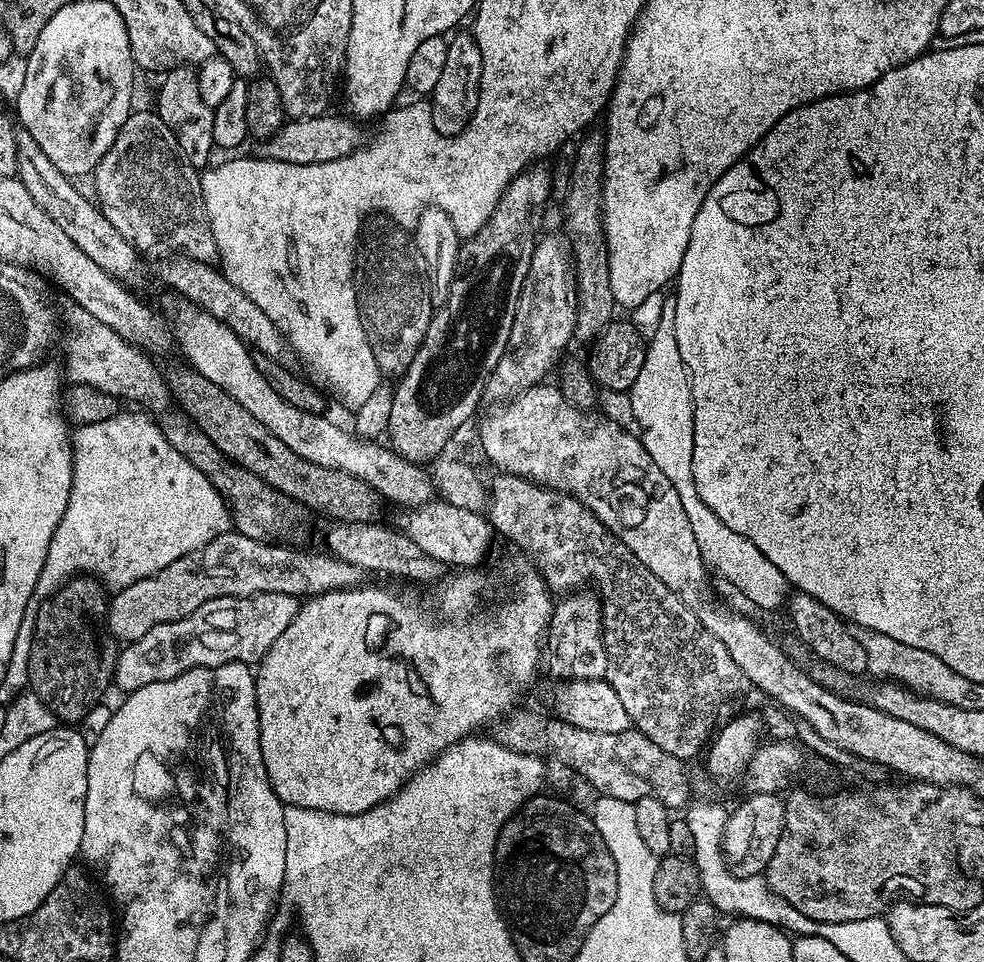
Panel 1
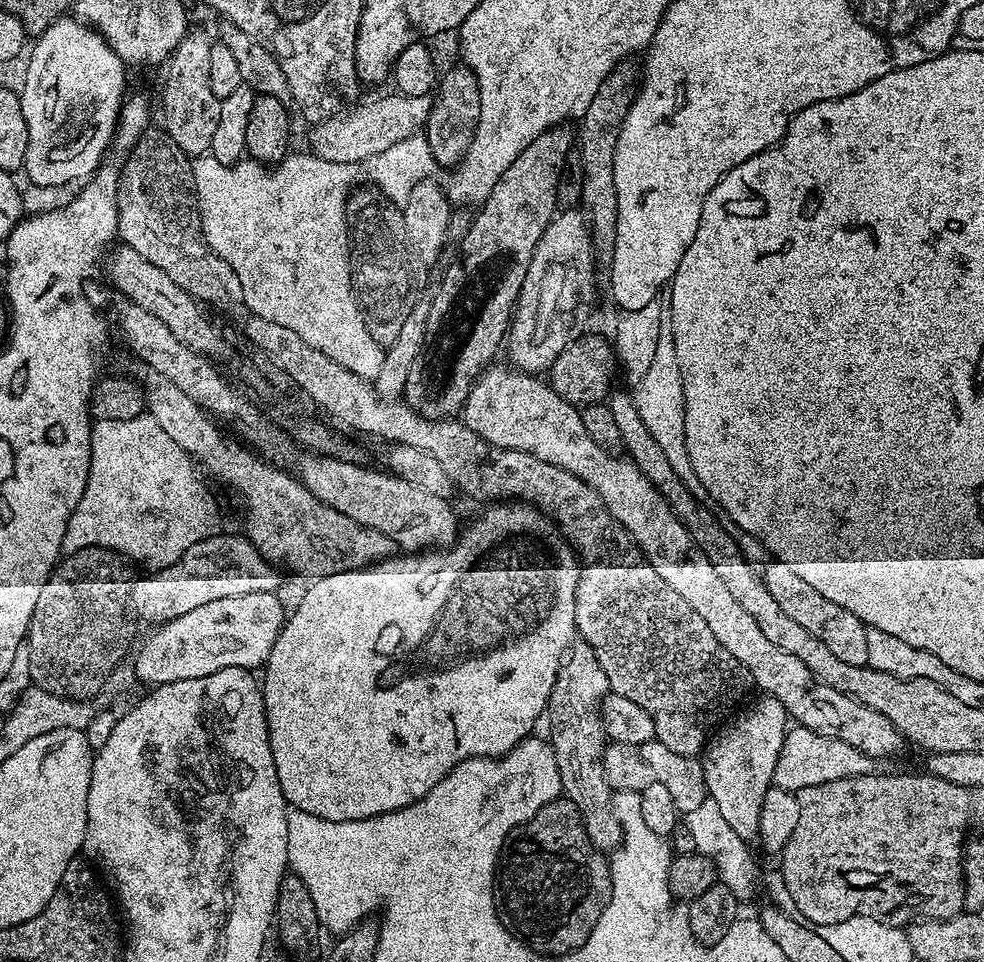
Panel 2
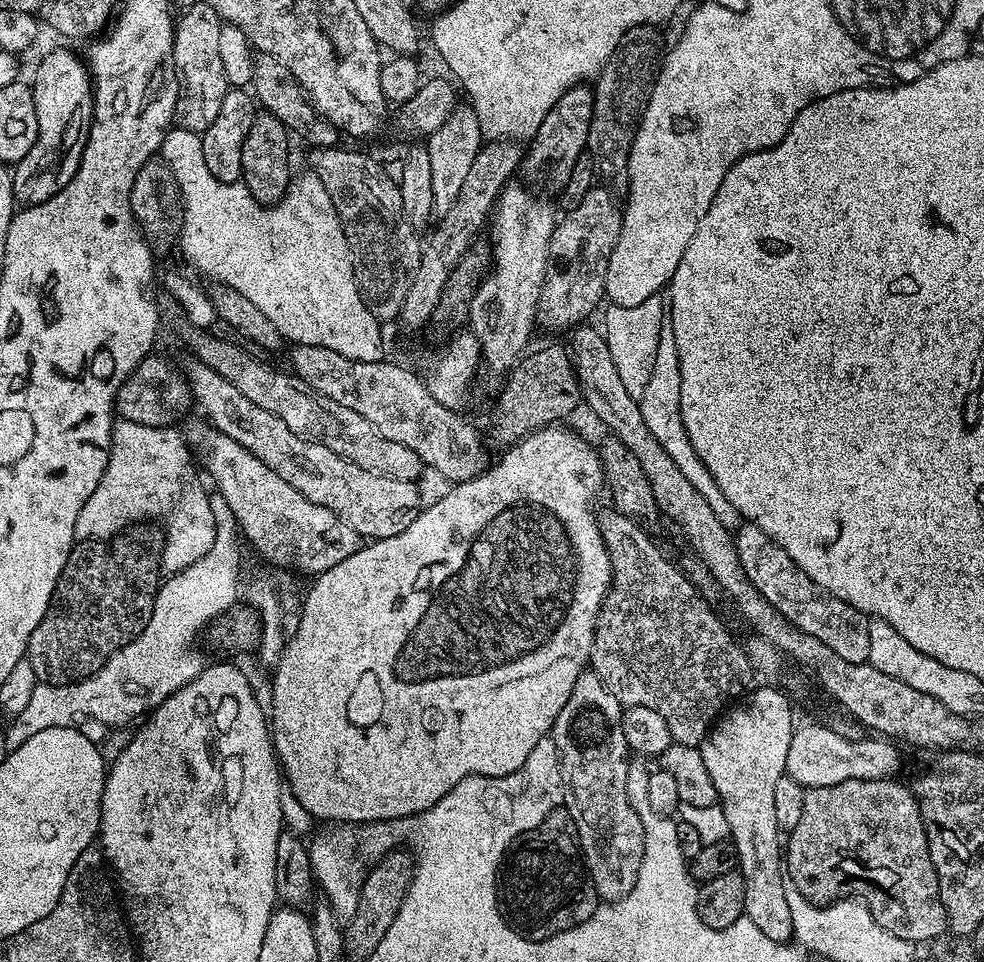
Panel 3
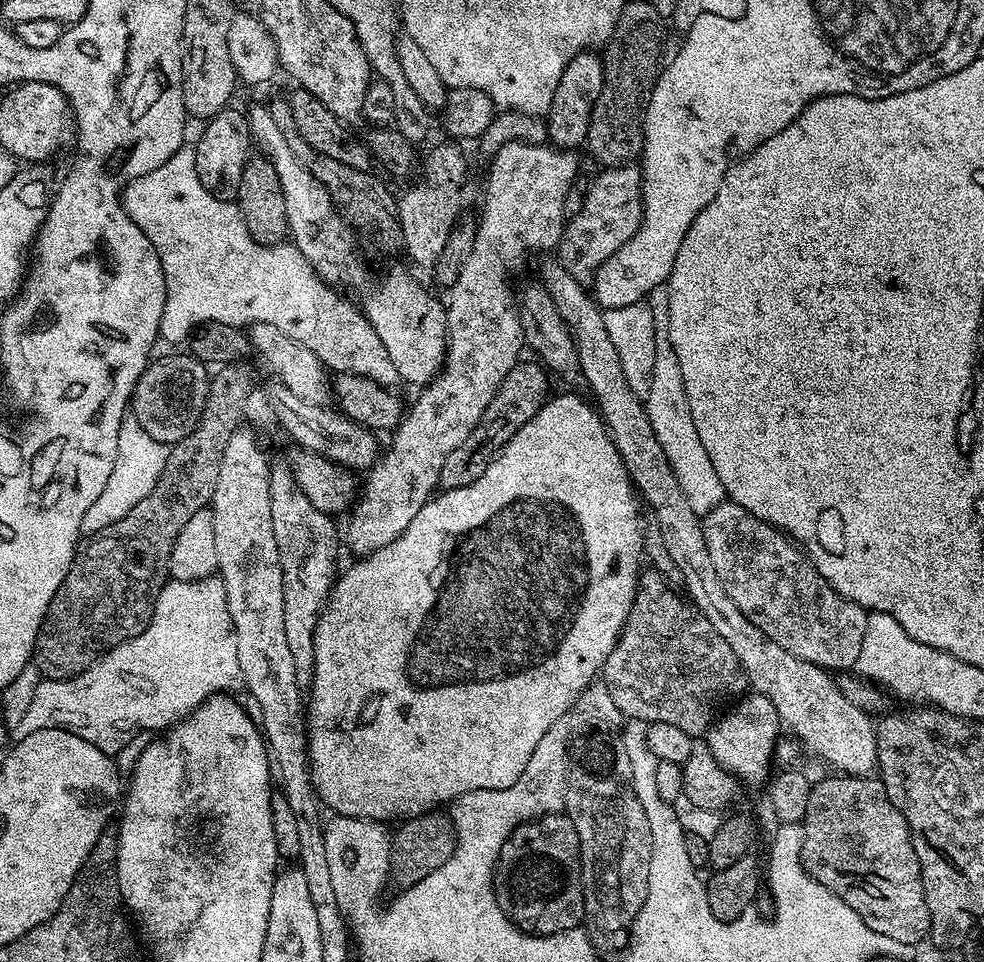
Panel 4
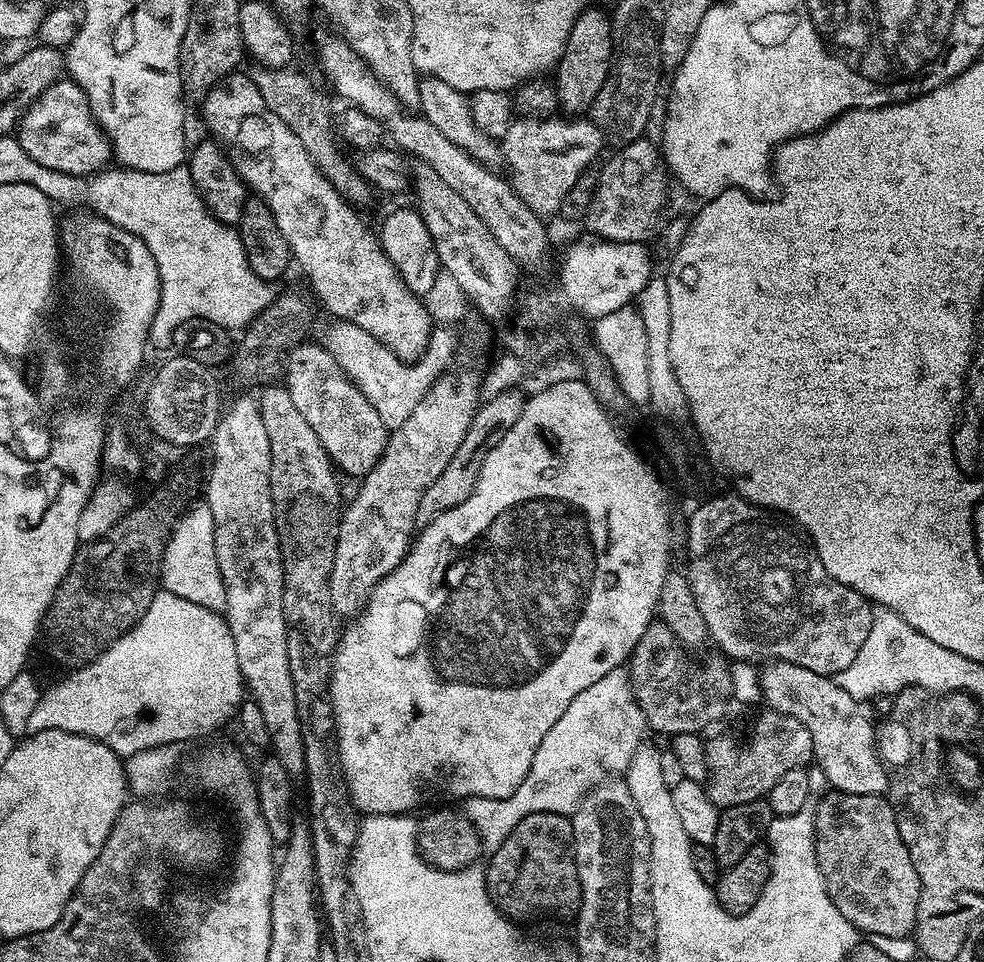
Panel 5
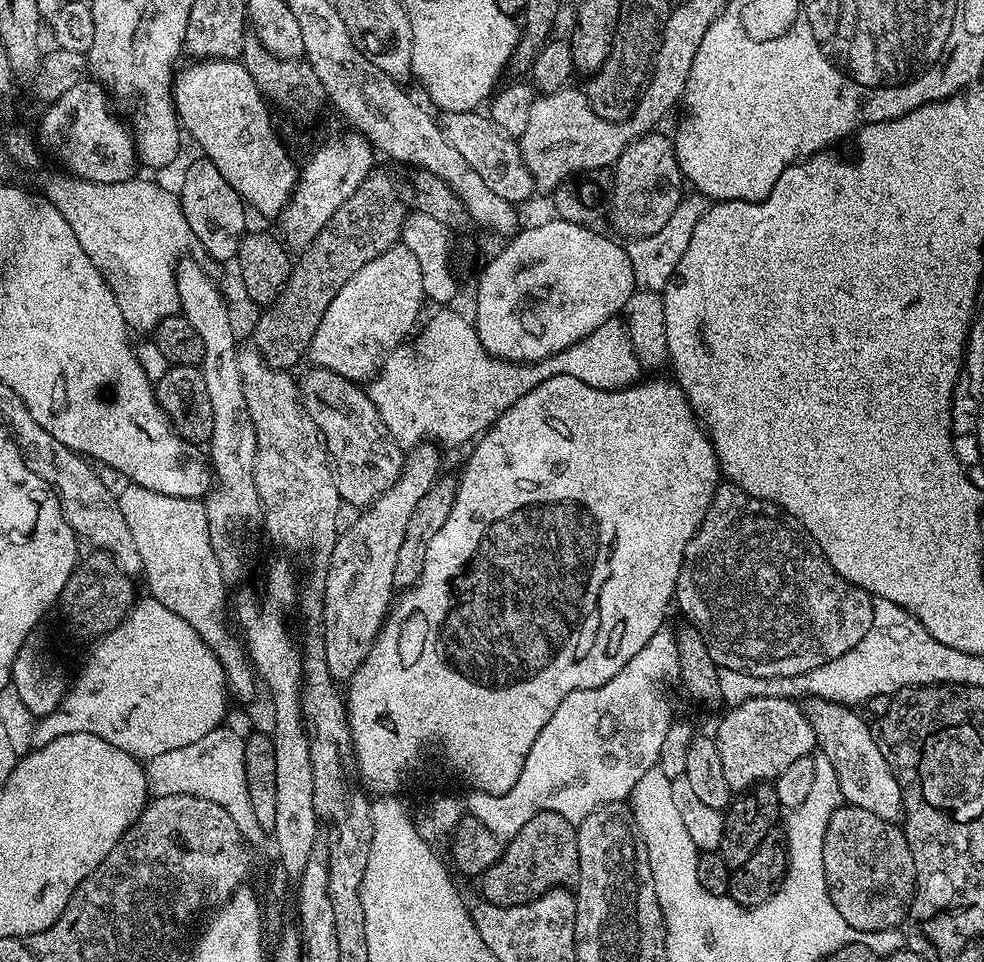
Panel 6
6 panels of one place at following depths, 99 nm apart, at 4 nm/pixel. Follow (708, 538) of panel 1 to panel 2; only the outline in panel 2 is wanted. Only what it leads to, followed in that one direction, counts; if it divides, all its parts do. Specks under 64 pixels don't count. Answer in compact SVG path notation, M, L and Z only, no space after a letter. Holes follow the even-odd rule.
M664 314L658 326L658 344L646 374L634 384L634 399L638 414L642 414L642 422L646 422L646 430L654 436L654 442L666 454L666 462L670 462L677 475L683 479L688 488L700 488L698 478L692 474L690 454L686 450L686 422L684 421L684 401L682 399L682 381L678 370L678 354L674 354L674 334L672 333L671 315Z

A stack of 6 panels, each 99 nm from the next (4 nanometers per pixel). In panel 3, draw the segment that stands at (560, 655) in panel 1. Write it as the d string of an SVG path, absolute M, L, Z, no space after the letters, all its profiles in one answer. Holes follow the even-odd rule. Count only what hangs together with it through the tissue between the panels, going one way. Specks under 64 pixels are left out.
M586 670L578 682L574 682L574 690L570 690L570 698L566 698L566 706L562 706L562 711L558 713L550 735L560 755L560 773L564 783L562 804L574 818L580 839L580 855L584 858L588 879L601 901L620 900L630 894L630 890L634 890L644 844L644 826L634 812L634 807L630 806L629 795L626 794L630 753L620 700L614 698L614 694L604 685L602 678L598 678L596 672Z

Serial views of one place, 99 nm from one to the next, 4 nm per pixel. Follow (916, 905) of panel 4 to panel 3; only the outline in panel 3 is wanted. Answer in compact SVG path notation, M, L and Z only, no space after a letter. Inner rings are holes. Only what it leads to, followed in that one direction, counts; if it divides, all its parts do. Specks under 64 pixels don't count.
M896 778L891 780L851 780L850 782L838 782L838 786L818 786L817 788L807 789L804 793L802 814L798 826L794 826L794 830L787 833L786 836L786 851L783 853L786 876L791 887L799 890L805 899L811 900L817 905L831 904L831 902L841 898L858 900L872 912L872 916L879 926L884 927L890 934L913 942L932 940L935 936L945 935L948 932L948 919L940 901L936 871L930 862L930 850L926 842L924 823L920 817L920 803L917 802L916 795L912 793L911 787L907 783L899 784L898 781L899 779Z

